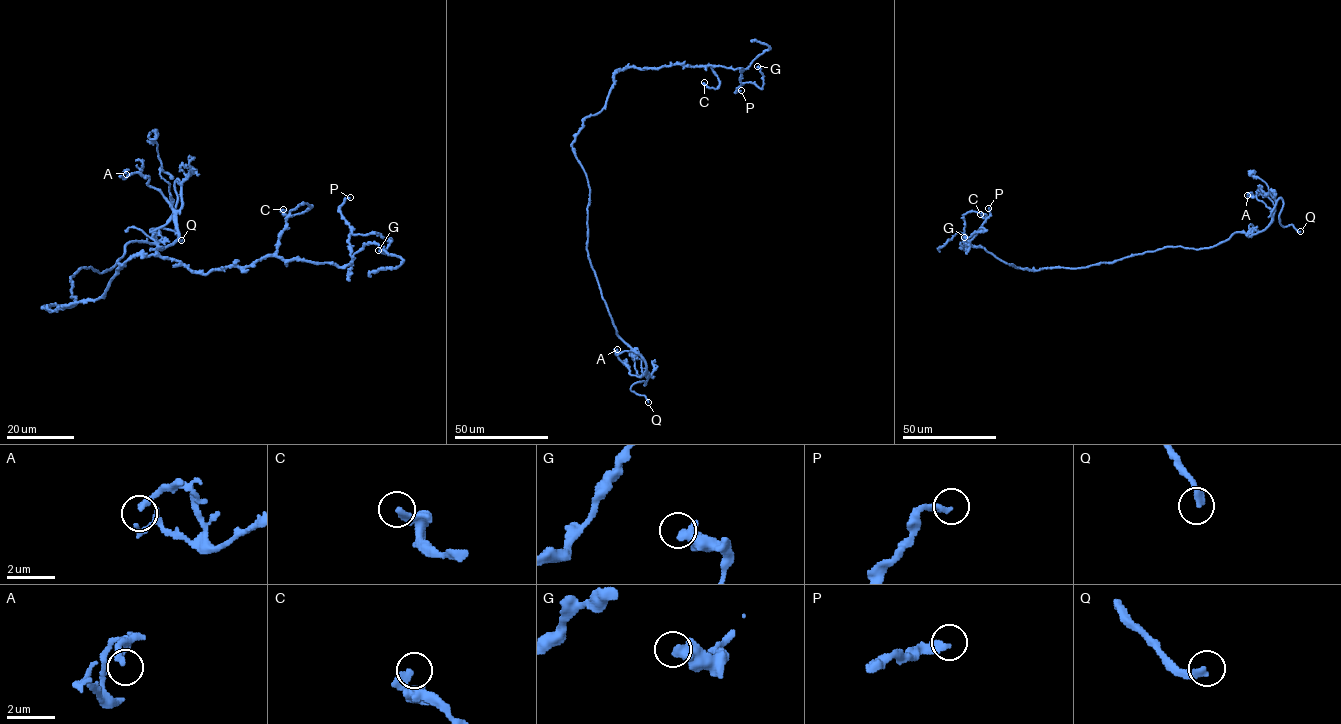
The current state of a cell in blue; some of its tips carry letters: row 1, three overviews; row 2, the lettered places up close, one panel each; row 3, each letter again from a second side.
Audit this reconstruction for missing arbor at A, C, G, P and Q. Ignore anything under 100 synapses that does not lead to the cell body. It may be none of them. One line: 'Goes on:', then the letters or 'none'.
Goes on: Q

